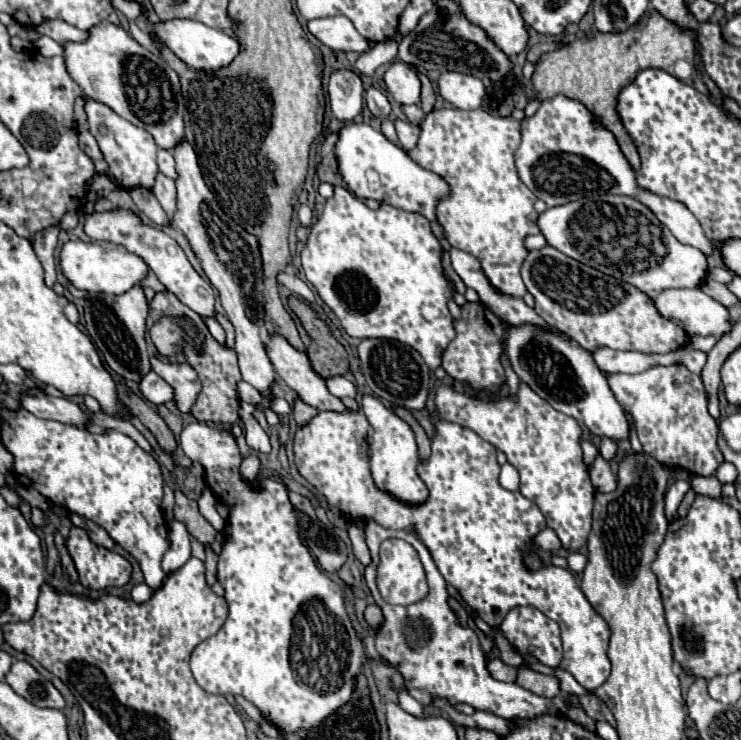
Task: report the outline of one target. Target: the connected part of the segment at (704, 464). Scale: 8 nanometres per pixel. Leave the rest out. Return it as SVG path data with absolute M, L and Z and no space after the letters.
M655 366L639 374L611 374L609 388L631 416L643 452L663 466L681 466L695 474L711 476L723 456L717 446L719 424L707 412L707 394L699 376L685 366Z

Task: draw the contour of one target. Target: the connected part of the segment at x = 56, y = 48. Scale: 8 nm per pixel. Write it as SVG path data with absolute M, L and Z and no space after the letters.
M41 36L37 42L35 42L37 50L43 54L43 56L53 56L53 54L63 54L63 46L57 44L55 40L51 40L49 36Z

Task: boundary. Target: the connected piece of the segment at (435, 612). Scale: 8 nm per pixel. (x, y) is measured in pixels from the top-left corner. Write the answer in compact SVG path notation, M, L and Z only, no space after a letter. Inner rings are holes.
M369 520L365 526L365 536L367 536L367 546L371 552L371 564L365 568L365 580L367 586L371 590L373 600L377 602L377 606L383 612L383 624L377 630L375 636L375 648L379 652L379 656L383 656L405 680L405 690L423 706L431 706L433 698L443 698L447 700L451 706L457 706L461 702L473 706L475 710L485 710L489 714L507 718L507 720L515 720L515 718L533 718L539 714L557 714L557 712L565 712L565 700L561 696L557 698L545 698L545 696L537 696L525 688L521 688L519 684L507 684L507 682L499 682L493 680L491 674L487 672L485 664L483 664L483 650L479 644L479 638L475 634L475 630L461 626L457 614L453 612L453 608L449 606L447 598L447 582L441 576L441 572L437 570L429 550L425 548L425 544L417 538L415 532L411 530L391 530L391 528L383 528L377 522ZM387 538L401 538L405 542L409 542L417 552L419 558L423 560L425 572L427 572L427 582L429 582L429 594L409 606L391 606L385 604L385 600L381 600L381 594L377 592L377 584L375 584L375 568L379 564L379 544Z

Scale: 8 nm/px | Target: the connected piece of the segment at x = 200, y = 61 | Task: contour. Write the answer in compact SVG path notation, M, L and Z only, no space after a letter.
M171 20L171 22L159 22L153 26L153 32L167 44L167 48L181 58L187 66L195 70L219 70L223 66L229 66L233 58L239 54L239 40L223 30L205 26L197 20Z

